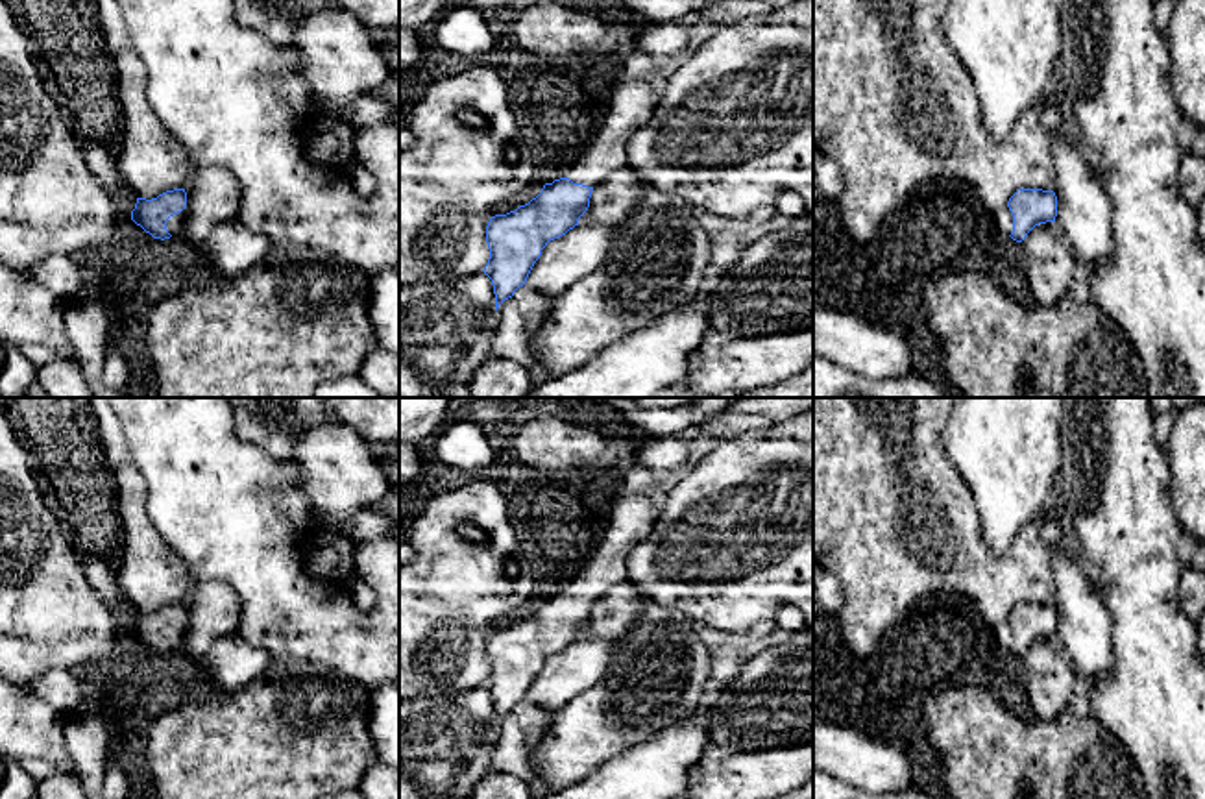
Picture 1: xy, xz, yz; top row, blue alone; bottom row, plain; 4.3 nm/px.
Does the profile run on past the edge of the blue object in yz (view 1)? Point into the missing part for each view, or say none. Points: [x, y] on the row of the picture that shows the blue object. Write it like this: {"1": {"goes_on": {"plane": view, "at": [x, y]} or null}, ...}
{"1": {"goes_on": {"plane": "yz", "at": [1002, 219]}}}

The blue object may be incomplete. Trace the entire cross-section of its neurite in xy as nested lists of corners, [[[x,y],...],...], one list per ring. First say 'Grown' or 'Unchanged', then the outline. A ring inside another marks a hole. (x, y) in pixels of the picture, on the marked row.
Grown. [[[174,189],[146,200],[137,198],[131,220],[153,239],[179,237],[185,226],[187,192]]]

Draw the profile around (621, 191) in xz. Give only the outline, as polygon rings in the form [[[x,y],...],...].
[[[630,166],[610,172],[593,187],[590,207],[578,218],[578,226],[617,226],[641,203],[647,187],[649,183],[643,181]]]

